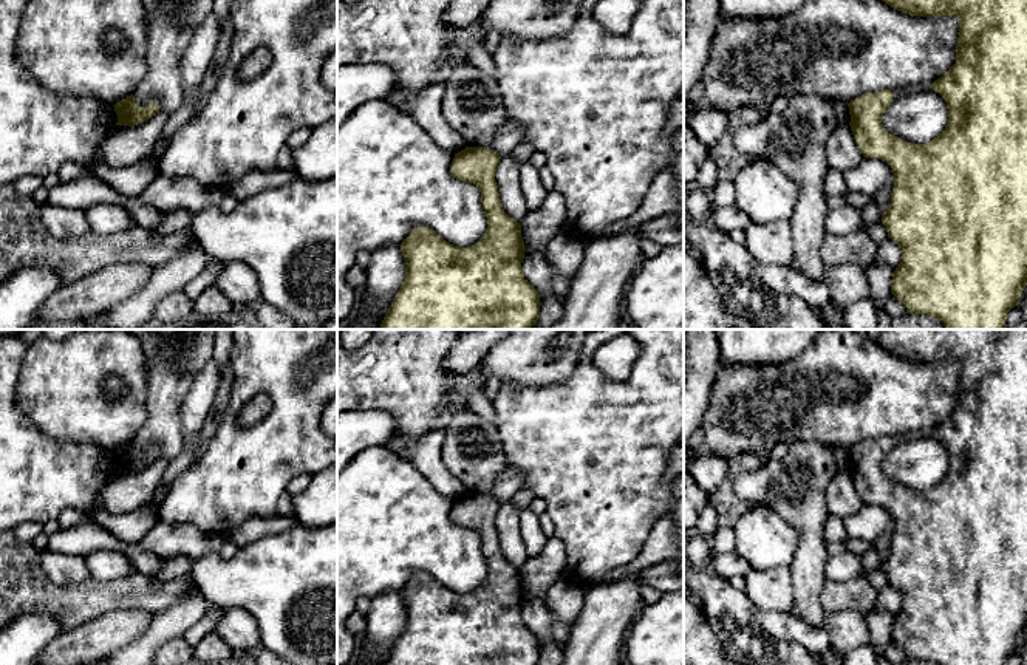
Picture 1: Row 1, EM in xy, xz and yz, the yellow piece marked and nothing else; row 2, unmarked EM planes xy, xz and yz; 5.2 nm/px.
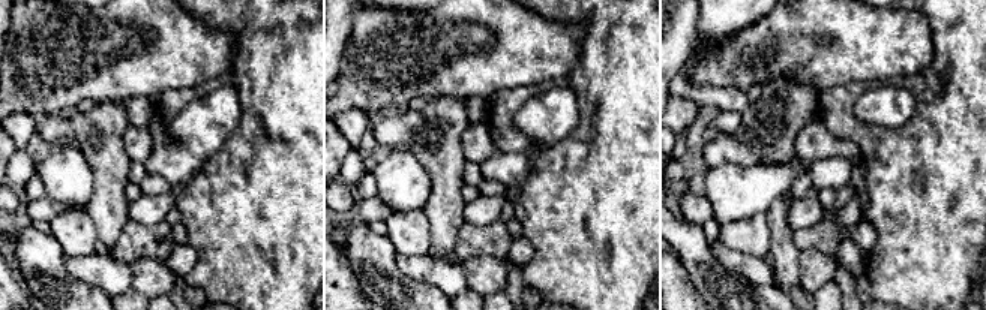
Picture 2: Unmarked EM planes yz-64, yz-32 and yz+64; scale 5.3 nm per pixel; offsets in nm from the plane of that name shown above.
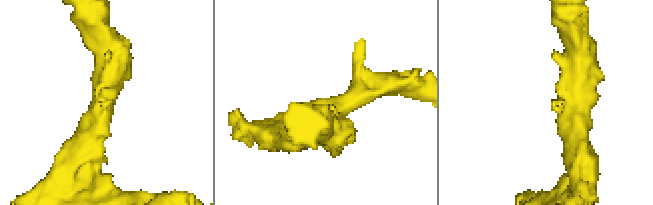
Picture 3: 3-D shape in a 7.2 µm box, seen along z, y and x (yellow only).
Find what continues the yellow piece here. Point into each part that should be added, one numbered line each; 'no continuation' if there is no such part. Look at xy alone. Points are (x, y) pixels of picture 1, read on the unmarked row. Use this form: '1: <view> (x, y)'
no continuation

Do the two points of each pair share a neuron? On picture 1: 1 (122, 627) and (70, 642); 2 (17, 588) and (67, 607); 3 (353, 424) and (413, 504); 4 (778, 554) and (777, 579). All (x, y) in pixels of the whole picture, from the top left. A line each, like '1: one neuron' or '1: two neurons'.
1: one neuron
2: one neuron
3: two neurons
4: two neurons

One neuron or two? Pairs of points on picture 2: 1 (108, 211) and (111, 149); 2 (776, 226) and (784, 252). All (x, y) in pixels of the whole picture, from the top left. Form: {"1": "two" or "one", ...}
{"1": "one", "2": "one"}

